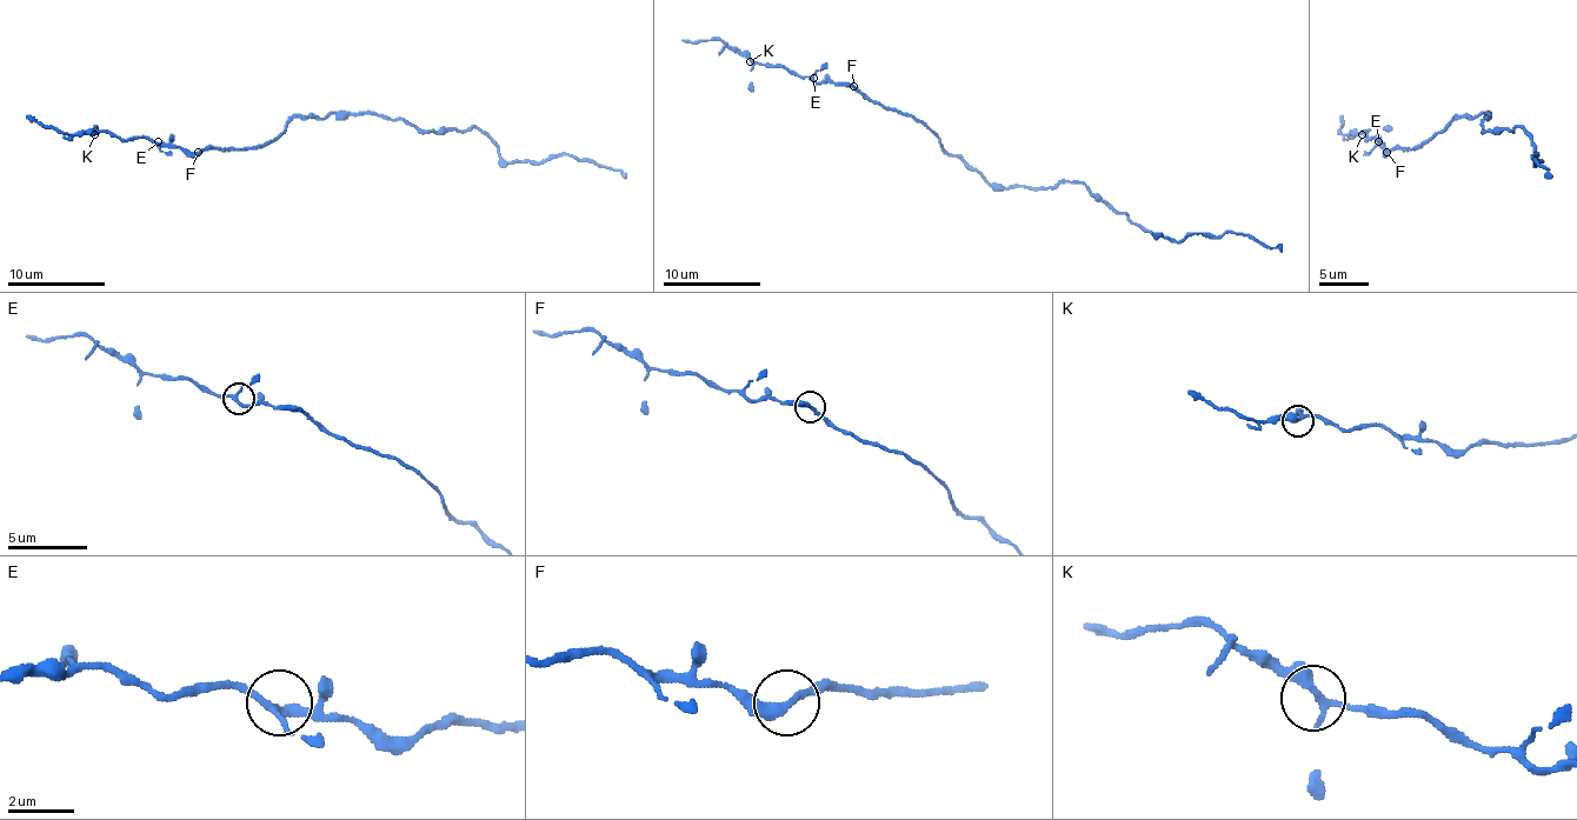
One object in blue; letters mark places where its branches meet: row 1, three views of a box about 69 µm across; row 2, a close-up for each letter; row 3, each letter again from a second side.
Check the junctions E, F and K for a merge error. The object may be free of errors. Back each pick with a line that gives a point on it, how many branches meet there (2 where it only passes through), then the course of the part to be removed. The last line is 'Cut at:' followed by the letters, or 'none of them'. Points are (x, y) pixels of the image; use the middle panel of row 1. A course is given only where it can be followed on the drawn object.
F: place (853, 86); branches 2; course (852, 86), (918, 120), (990, 184), (1072, 181), (1160, 237), (1242, 232), (1281, 252)
Cut at: F

